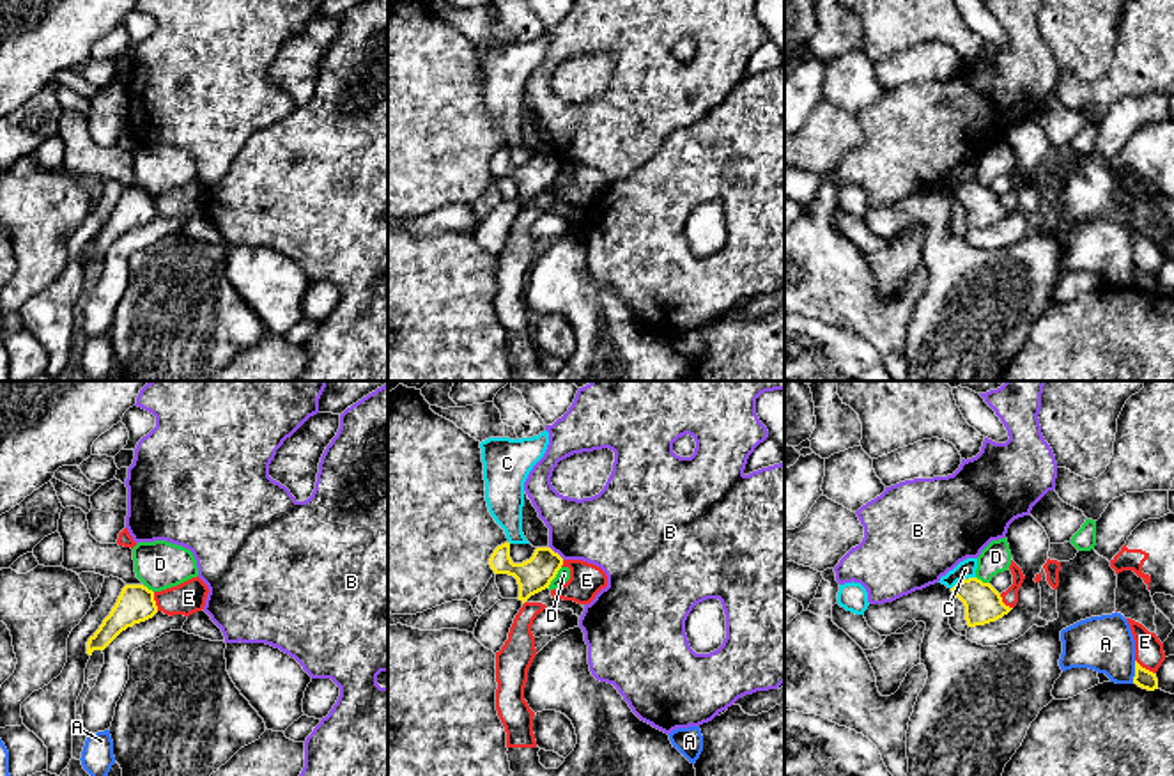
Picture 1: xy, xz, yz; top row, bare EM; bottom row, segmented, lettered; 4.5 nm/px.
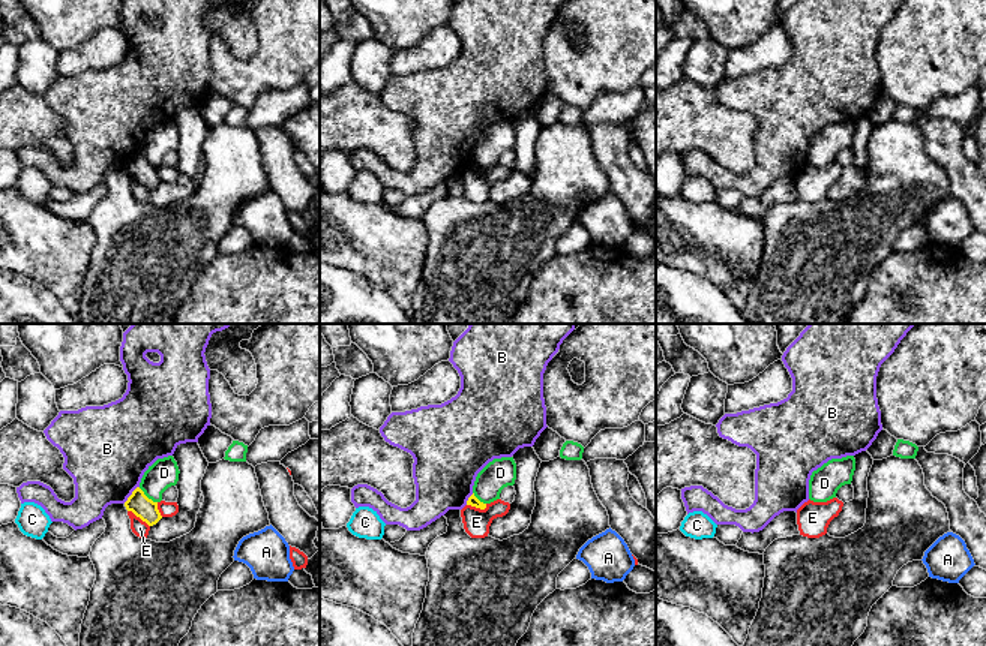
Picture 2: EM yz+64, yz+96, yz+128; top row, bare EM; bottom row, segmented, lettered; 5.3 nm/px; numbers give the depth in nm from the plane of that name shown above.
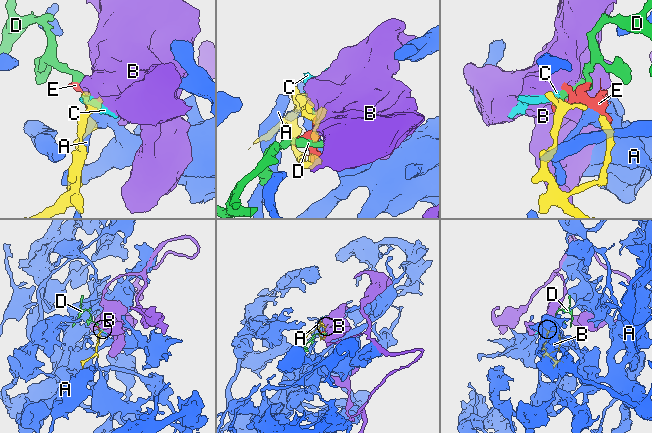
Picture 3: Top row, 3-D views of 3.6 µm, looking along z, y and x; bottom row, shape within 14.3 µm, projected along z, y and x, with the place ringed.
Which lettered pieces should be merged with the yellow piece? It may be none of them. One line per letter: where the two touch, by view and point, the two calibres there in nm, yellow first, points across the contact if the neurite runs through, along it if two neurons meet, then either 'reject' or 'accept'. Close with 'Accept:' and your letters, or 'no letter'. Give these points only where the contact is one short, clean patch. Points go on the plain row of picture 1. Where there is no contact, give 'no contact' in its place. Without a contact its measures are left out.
A: contact yz (1135, 275); calibres 90 and 260 nm; reject
B: contact xz (556, 156); calibres 160 and 320 nm; reject
C: contact yz (964, 183); calibres 170 and 90 nm; border yz (974, 179), (960, 183), (951, 192); reject
D: contact xz (555, 179); calibres 160 and 60 nm; border xz (562, 170), (548, 190); reject
E: contact yz (1144, 271); calibres 90 and 130 nm; reject
Accept: no letter

